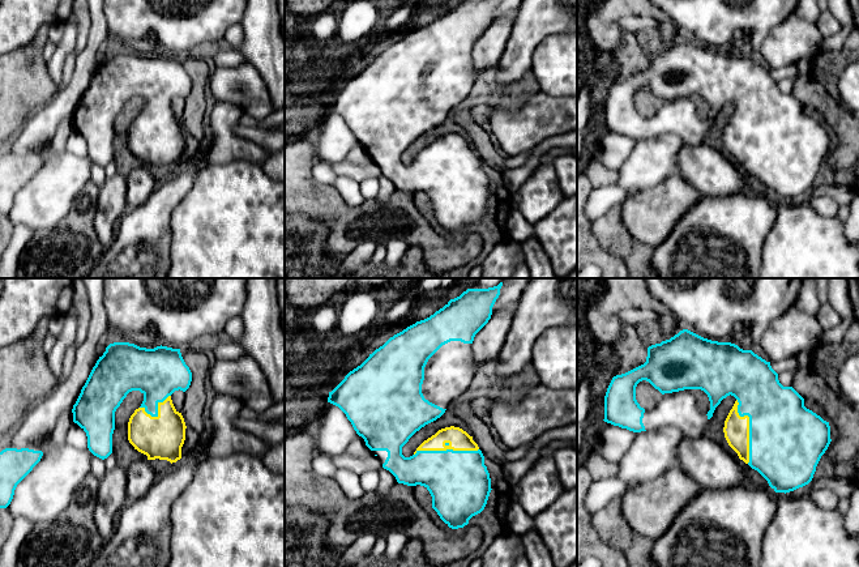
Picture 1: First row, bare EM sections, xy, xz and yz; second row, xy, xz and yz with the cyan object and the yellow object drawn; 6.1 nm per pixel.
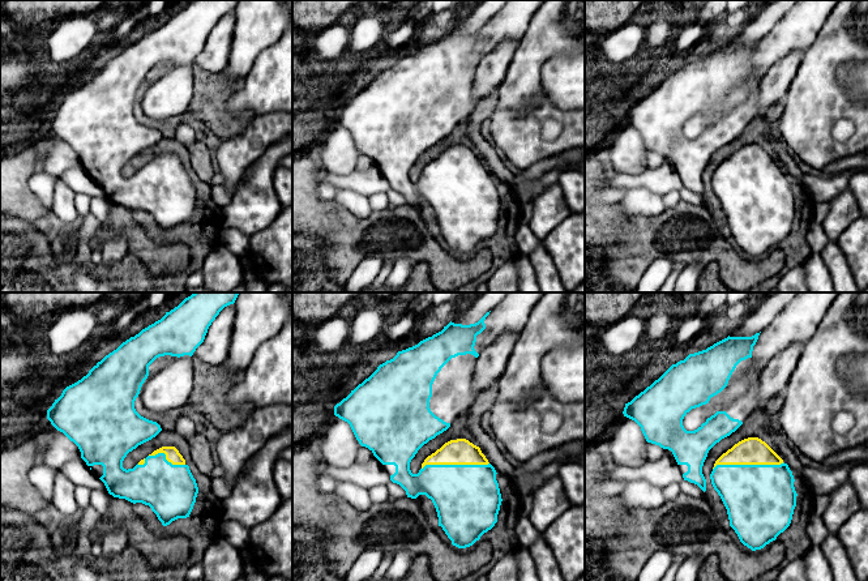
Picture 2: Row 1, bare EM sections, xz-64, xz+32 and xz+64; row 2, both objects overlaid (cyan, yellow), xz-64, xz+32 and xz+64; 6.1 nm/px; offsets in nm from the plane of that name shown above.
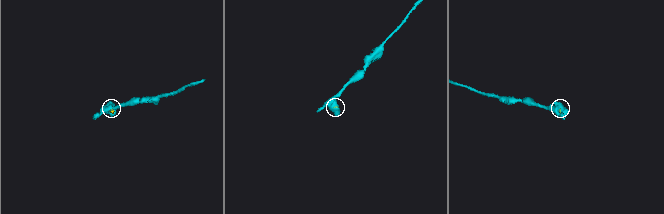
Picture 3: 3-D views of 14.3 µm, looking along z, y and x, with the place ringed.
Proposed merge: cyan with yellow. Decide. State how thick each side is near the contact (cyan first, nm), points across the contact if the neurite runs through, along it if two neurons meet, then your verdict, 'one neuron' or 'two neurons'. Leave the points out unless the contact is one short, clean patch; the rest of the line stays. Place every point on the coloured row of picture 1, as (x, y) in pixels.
460/160 nm | one neuron

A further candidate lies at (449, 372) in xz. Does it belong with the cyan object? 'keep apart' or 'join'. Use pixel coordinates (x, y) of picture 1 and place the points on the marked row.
join

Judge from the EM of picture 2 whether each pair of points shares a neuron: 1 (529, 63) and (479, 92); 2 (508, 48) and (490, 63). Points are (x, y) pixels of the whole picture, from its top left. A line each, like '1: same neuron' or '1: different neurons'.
1: different neurons
2: same neuron

